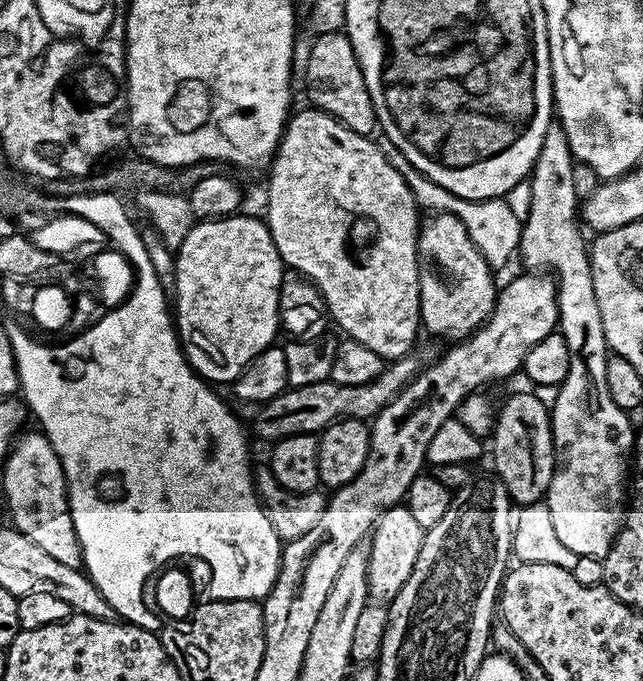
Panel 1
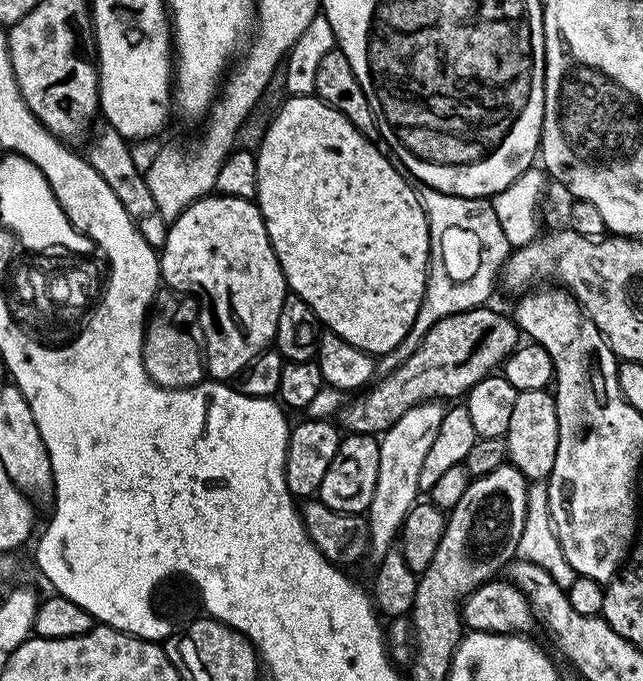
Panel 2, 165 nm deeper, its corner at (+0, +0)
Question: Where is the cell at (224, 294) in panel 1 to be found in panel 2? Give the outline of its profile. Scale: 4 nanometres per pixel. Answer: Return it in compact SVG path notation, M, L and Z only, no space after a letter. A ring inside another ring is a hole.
M204 196L169 223L168 237L158 255L163 283L180 294L193 292L200 299L199 331L202 333L207 375L216 382L231 381L275 341L278 314L282 314L282 302L290 292L259 207L251 200L233 196Z

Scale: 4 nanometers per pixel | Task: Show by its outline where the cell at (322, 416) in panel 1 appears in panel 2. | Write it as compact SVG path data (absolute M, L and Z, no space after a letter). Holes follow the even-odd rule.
M492 306L450 314L430 326L418 350L414 350L402 366L383 373L367 390L353 395L349 404L348 401L341 403L339 427L349 433L382 434L414 406L444 402L447 396L463 397L475 384L482 382L482 378L493 375L521 340L522 333L515 319L495 312Z

